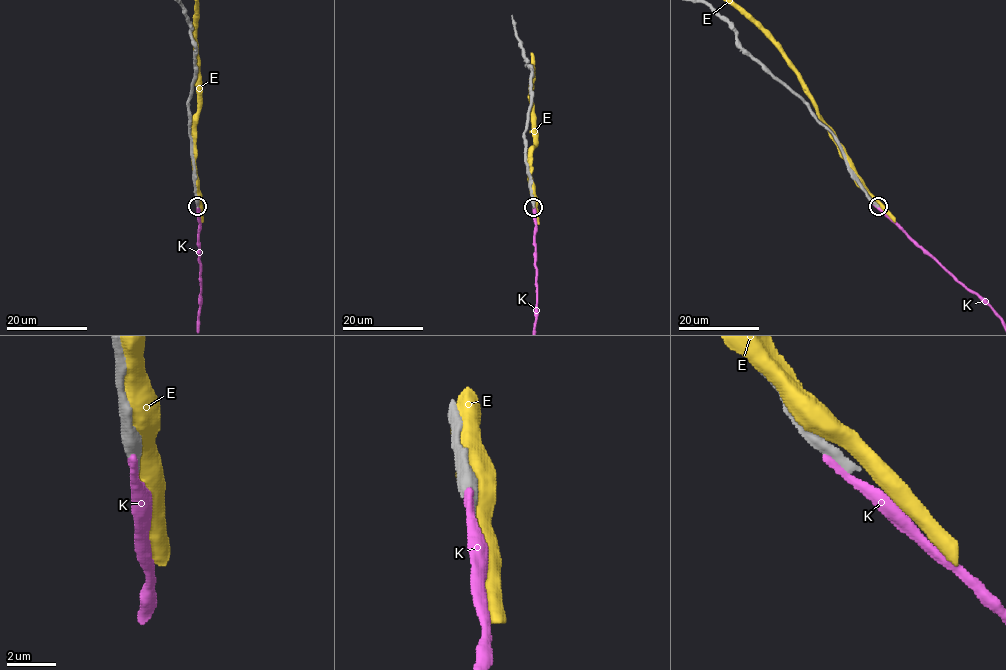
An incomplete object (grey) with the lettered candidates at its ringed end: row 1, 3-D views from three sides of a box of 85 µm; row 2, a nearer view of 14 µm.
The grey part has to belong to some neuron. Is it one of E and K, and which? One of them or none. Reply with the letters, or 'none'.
none

